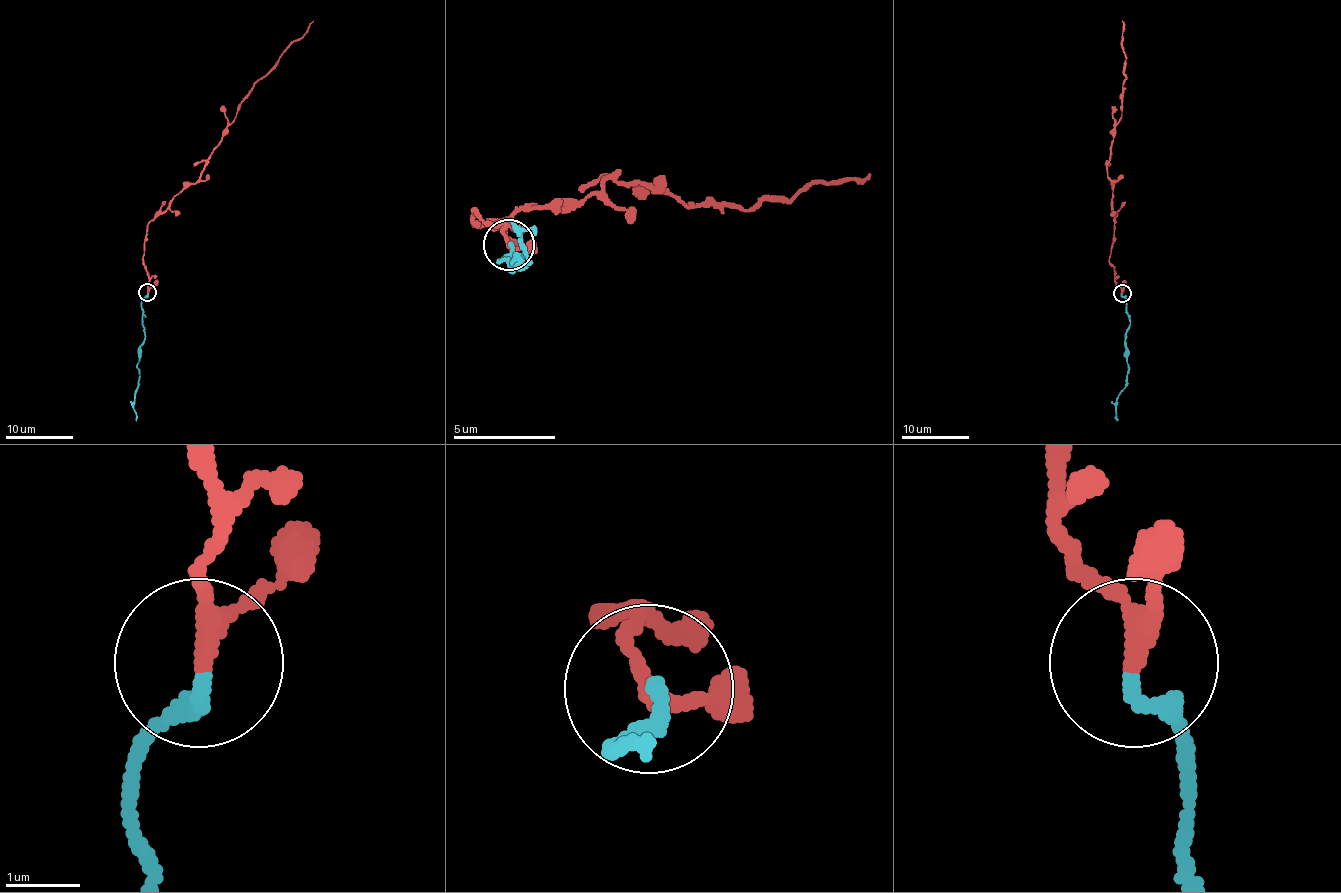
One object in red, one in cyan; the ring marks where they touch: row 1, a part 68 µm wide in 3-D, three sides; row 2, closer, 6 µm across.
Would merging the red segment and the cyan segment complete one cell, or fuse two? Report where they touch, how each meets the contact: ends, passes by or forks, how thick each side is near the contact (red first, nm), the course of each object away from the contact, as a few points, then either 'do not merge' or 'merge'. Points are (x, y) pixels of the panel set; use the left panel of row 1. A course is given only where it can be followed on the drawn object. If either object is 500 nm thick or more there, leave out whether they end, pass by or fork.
(147, 292) | red passes by | cyan ends | 240/240 nm | red via (147, 293), (143, 260), (147, 225), (194, 185), (238, 104), (313, 21) | cyan via (147, 293), (142, 301), (144, 340), (136, 365), (140, 379), (133, 406), (136, 421) | merge

